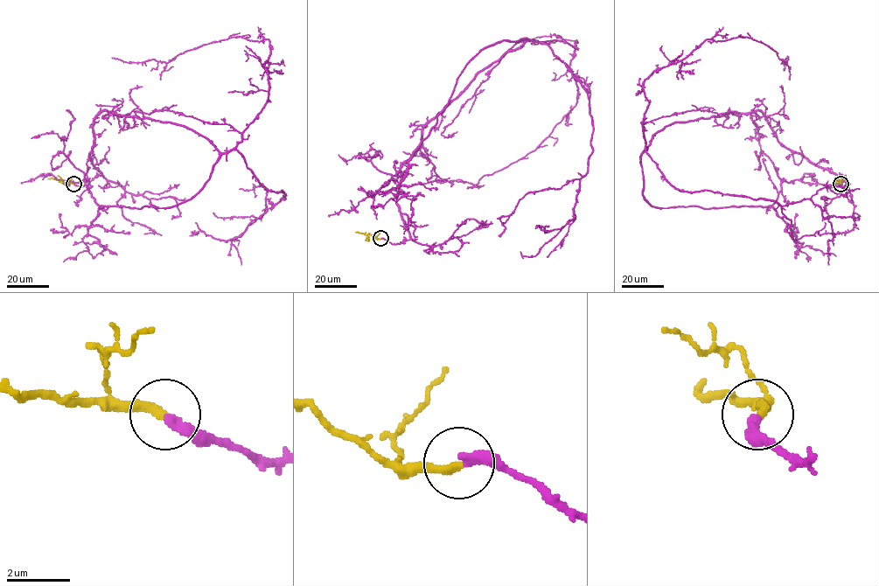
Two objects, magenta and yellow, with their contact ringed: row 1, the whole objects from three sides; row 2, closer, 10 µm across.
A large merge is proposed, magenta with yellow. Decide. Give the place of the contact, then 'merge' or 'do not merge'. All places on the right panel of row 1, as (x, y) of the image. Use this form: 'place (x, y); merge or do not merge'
place (840, 184); merge

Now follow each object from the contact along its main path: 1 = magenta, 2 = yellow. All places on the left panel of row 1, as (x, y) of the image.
1: (73, 184), (102, 175), (102, 111), (227, 153), (268, 95), (268, 39), (111, 58)
2: (73, 184), (48, 178)

